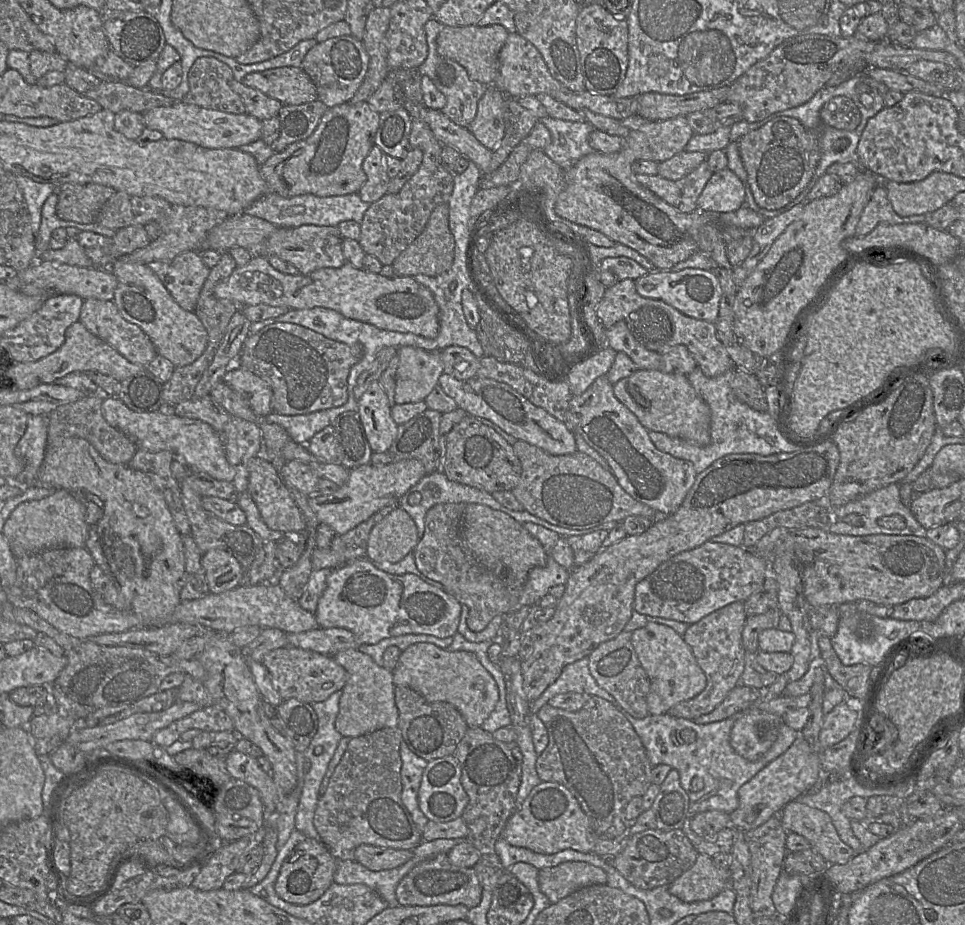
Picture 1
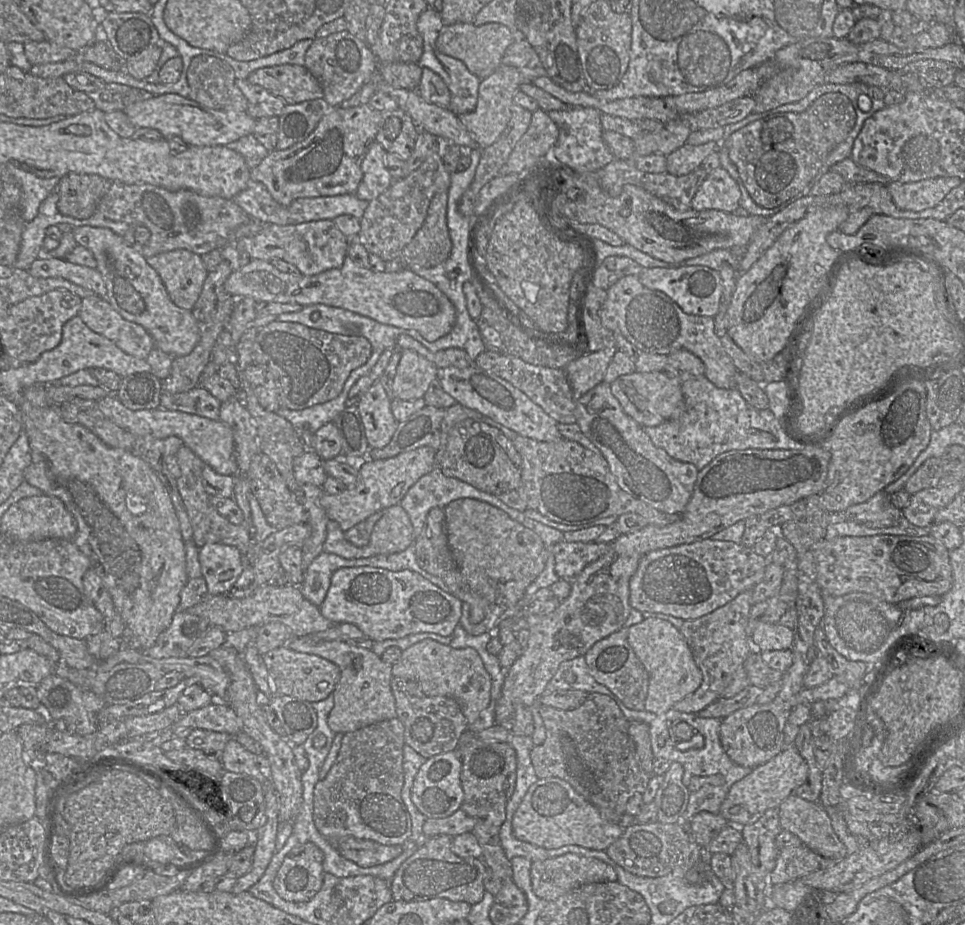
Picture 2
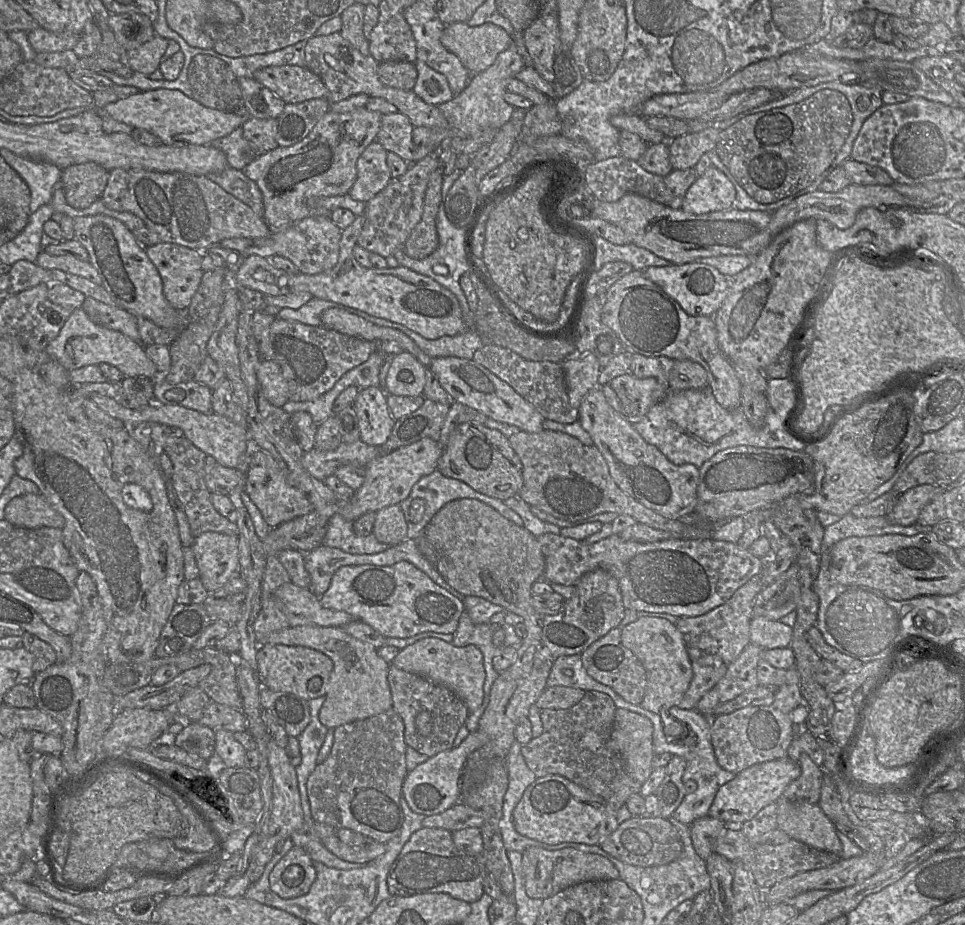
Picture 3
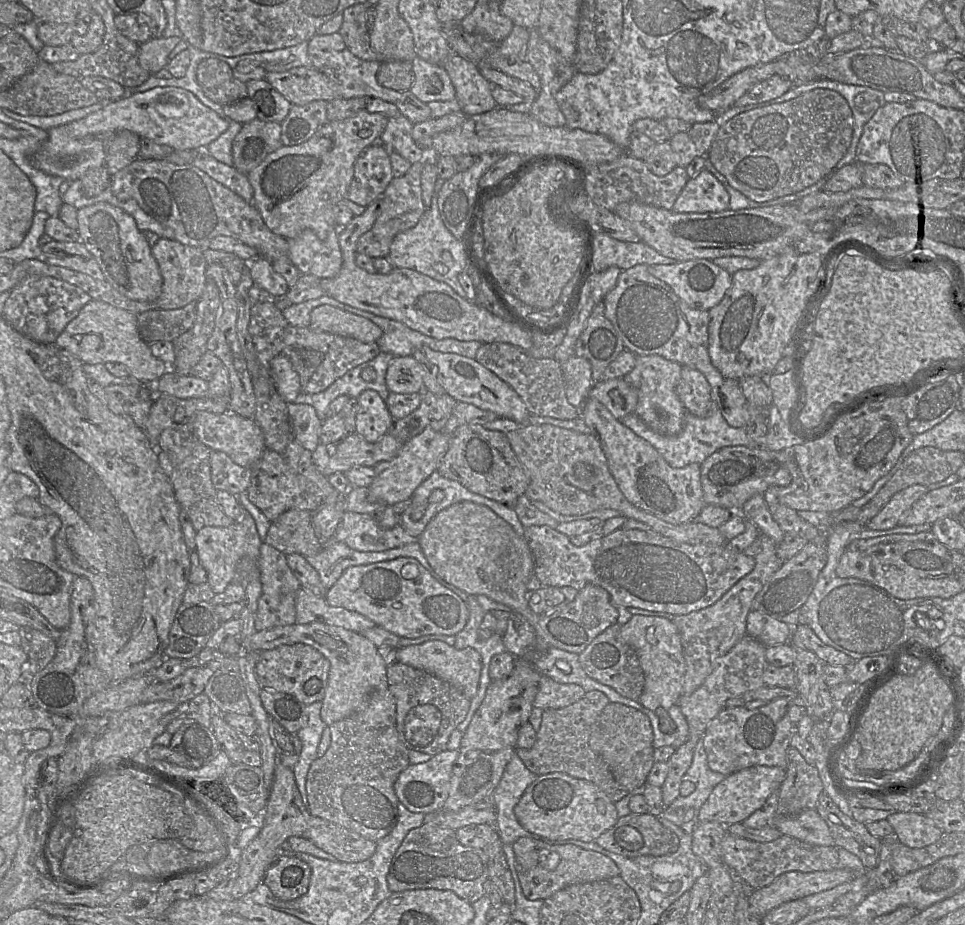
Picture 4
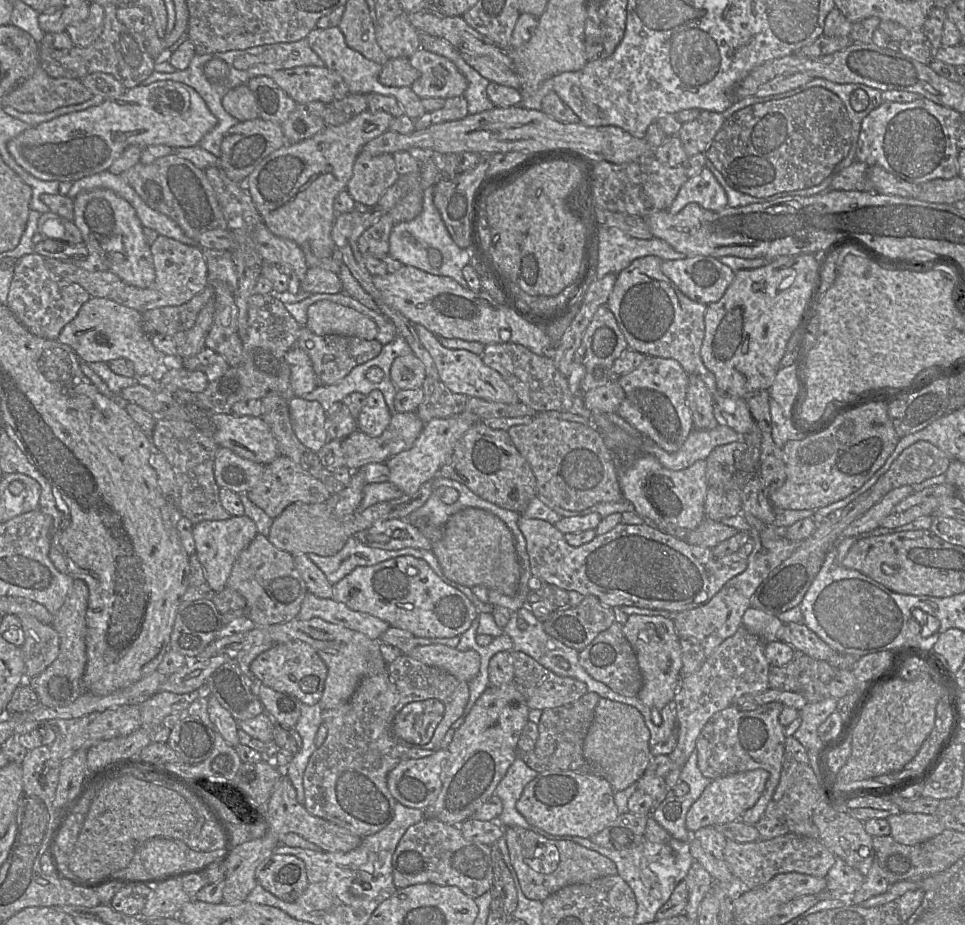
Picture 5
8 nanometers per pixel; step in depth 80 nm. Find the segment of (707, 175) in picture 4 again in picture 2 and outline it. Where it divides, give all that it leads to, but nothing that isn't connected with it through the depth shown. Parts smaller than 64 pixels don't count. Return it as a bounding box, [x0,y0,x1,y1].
[691,167,740,212]

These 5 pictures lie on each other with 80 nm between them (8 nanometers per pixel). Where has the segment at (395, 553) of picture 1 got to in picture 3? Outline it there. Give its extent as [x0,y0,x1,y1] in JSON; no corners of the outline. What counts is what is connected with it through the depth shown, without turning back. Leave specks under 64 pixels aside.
[372,506,408,547]

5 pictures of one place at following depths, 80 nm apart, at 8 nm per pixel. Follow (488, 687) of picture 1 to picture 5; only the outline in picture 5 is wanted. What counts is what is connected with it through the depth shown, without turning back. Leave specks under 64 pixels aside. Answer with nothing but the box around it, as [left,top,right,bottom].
[406,644,480,683]

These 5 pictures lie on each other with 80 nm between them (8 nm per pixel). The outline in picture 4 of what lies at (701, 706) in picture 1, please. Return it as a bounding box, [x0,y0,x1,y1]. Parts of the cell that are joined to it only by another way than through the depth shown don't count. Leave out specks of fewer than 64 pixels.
[672,534,783,695]

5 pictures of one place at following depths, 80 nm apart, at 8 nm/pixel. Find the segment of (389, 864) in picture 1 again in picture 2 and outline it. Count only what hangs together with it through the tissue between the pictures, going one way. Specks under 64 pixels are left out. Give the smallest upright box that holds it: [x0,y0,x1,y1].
[331,836,402,867]

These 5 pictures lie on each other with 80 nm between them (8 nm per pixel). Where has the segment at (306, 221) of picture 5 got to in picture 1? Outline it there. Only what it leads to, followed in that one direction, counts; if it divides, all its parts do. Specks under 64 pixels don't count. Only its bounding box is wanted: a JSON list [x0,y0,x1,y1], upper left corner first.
[260,102,380,198]

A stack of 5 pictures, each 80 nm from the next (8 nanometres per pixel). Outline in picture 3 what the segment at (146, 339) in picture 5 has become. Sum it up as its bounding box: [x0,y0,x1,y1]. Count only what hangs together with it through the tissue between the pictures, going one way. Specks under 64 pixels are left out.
[45,307,160,377]

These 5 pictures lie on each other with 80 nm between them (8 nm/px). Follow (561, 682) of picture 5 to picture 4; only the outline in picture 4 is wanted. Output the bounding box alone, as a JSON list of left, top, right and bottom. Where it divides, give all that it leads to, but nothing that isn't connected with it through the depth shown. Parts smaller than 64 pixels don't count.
[533,675,585,710]

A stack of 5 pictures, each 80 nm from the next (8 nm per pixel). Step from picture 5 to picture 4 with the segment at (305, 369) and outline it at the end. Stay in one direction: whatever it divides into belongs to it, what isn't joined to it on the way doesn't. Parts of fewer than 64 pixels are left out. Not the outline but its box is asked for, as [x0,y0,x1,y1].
[270,355,302,403]

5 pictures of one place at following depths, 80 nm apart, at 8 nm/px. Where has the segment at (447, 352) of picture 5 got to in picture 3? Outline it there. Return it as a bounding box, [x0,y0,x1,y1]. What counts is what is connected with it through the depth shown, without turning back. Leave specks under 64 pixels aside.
[429,356,545,433]

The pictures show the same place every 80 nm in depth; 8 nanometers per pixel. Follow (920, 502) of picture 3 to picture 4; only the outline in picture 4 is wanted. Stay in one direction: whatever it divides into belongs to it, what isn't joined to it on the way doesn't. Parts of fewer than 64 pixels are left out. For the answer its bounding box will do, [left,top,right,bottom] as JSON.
[865,485,929,530]

